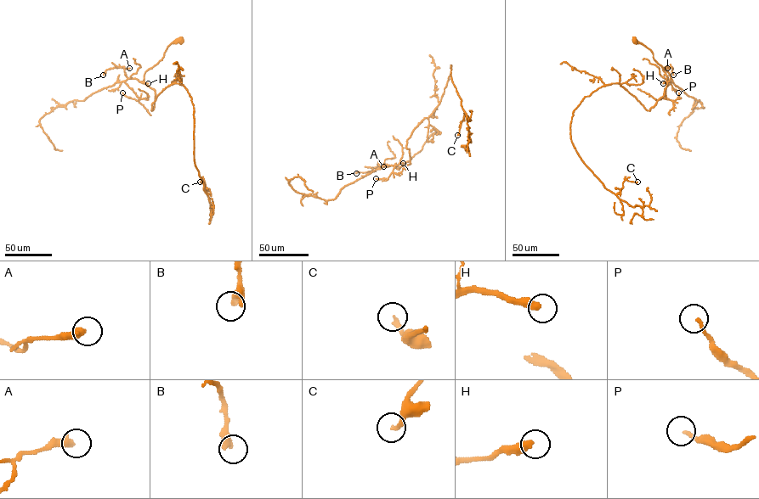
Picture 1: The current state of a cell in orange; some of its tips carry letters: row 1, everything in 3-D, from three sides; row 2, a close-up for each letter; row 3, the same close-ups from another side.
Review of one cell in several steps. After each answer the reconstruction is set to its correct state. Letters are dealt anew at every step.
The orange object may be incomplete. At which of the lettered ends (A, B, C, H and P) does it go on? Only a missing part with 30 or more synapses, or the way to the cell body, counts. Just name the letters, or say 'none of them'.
C, H

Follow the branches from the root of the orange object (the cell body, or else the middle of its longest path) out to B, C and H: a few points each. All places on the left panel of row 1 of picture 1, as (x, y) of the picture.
B: (181, 40), (167, 47), (162, 58), (145, 72), (143, 81), (128, 78), (123, 66), (109, 68), (103, 75)
C: (181, 40), (140, 81), (155, 91), (151, 110), (167, 86), (187, 89), (195, 163), (207, 194), (200, 182)
H: (181, 40), (171, 43), (162, 58), (145, 72), (144, 80), (140, 81), (148, 83)

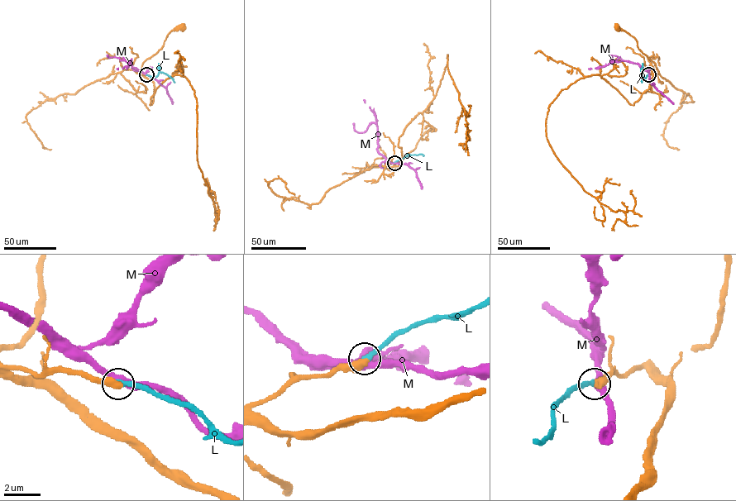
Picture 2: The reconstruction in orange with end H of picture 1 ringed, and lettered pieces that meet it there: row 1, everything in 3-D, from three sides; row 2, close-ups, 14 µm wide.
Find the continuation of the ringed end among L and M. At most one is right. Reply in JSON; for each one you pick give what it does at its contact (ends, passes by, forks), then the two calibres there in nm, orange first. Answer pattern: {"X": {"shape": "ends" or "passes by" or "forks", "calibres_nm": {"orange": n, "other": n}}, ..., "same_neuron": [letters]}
{"L": {"shape": "ends", "calibres_nm": {"orange": 440, "other": 280}}, "same_neuron": ["L"]}

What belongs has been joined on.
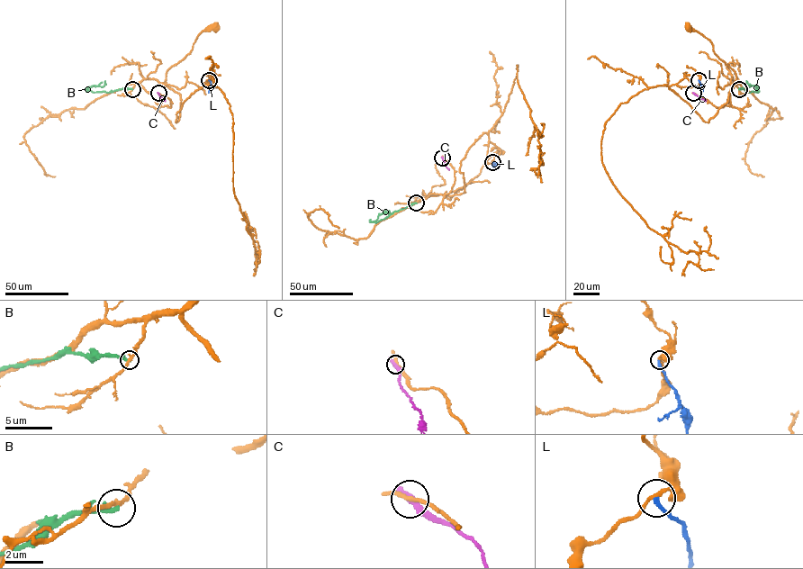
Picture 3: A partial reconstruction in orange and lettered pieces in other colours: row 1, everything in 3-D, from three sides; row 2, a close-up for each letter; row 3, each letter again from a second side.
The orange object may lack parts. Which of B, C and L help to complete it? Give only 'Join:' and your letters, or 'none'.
Join: none

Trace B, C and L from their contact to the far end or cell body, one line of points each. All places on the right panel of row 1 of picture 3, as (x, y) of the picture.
B: (739, 89), (759, 92), (757, 86), (748, 86), (746, 80)
C: (694, 93), (706, 99)
L: (699, 79), (702, 90), (700, 93)

